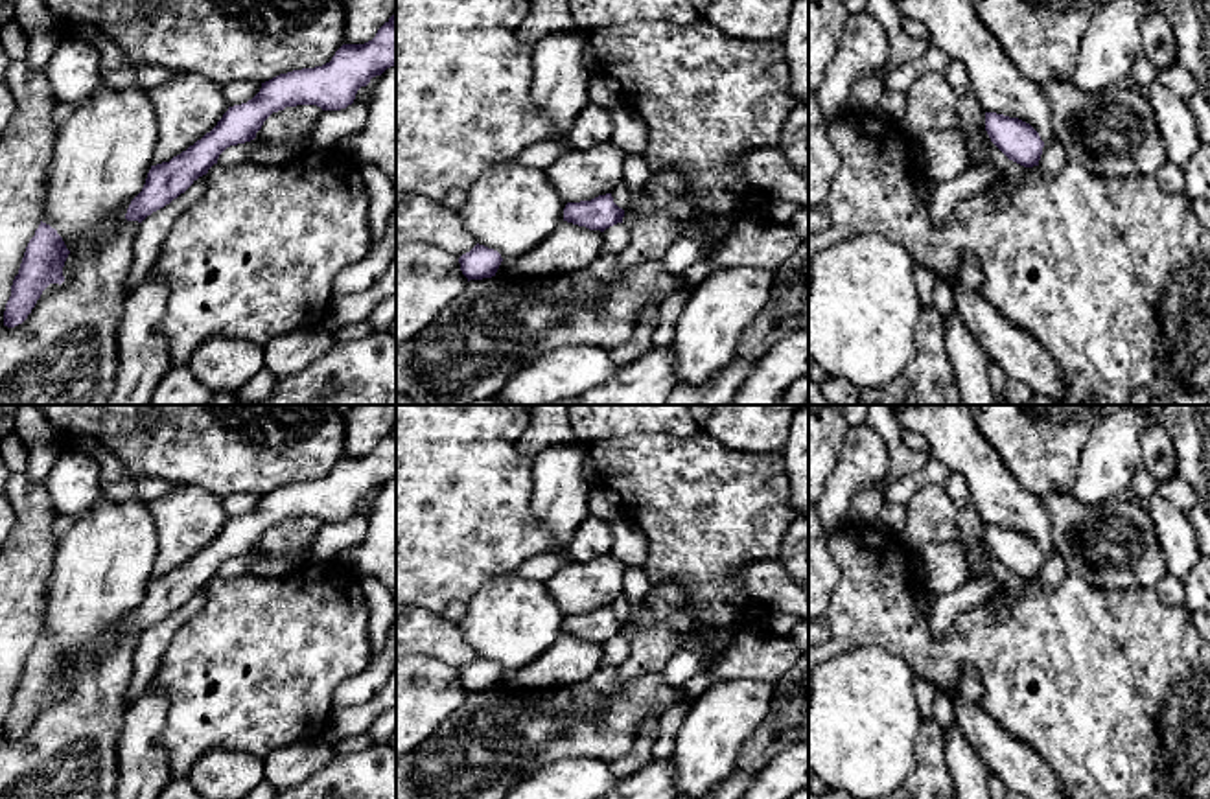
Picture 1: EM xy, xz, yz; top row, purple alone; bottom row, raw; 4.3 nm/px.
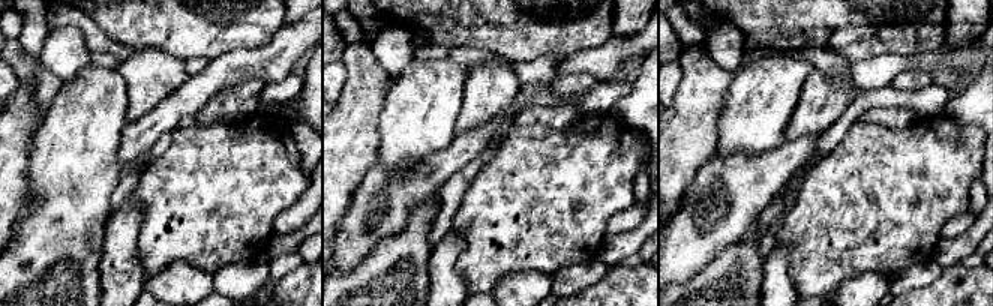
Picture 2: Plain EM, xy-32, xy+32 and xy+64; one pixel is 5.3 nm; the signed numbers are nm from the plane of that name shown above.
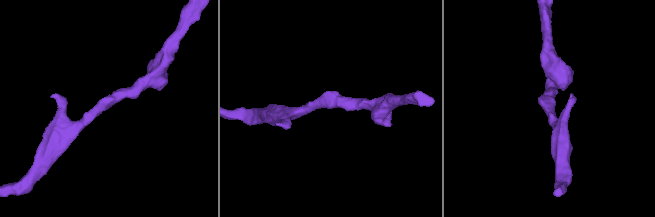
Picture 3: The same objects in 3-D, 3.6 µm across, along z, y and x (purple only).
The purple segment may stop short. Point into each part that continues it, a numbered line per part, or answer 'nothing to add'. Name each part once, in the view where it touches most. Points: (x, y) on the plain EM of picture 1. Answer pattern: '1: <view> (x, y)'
nothing to add

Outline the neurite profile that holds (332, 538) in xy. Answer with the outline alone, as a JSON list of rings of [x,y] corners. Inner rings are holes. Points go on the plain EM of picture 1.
[[[354,514],[341,523],[322,523],[315,541],[311,543],[308,558],[319,562],[332,562],[344,549],[361,543],[366,536],[366,528],[368,517],[361,514]]]

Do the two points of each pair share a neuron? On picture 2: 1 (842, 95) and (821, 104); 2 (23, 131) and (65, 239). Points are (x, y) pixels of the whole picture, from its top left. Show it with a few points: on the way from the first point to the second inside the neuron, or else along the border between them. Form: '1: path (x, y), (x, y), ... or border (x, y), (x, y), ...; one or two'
1: path (837, 95), (830, 95), (825, 99); one
2: border (39, 125), (32, 141), (26, 185); two

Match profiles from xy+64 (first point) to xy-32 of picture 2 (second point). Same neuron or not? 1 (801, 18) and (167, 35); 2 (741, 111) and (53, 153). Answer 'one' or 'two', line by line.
1: one
2: one

